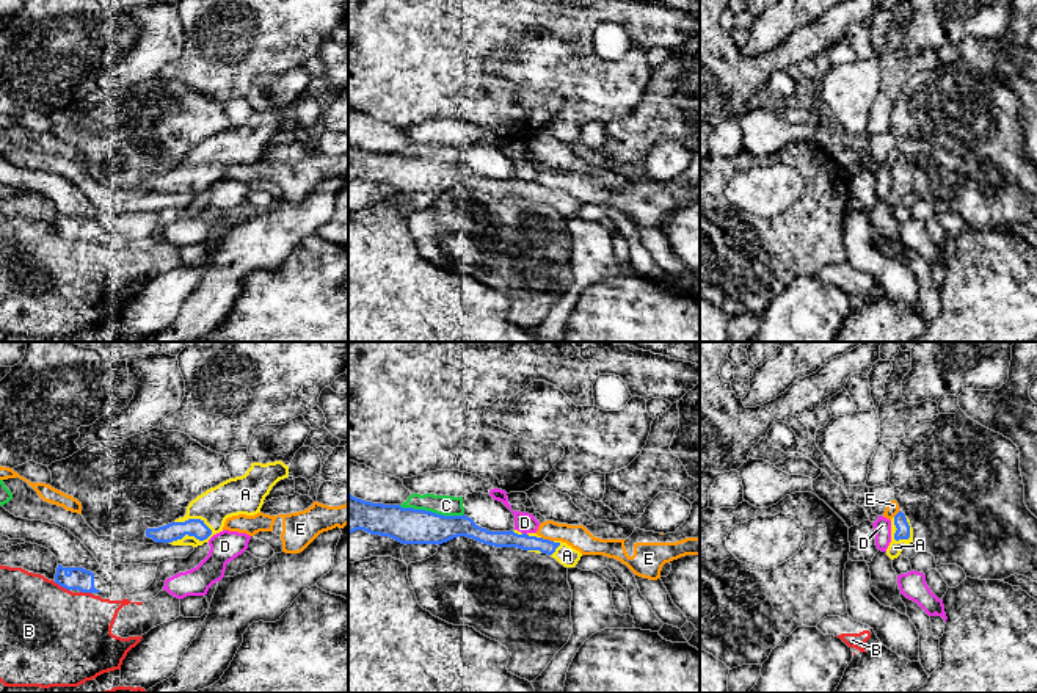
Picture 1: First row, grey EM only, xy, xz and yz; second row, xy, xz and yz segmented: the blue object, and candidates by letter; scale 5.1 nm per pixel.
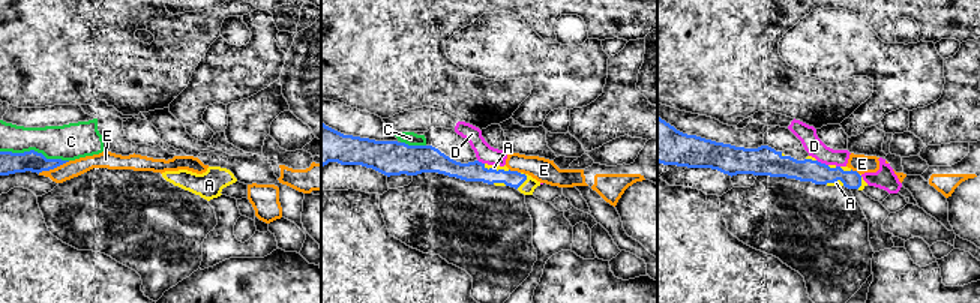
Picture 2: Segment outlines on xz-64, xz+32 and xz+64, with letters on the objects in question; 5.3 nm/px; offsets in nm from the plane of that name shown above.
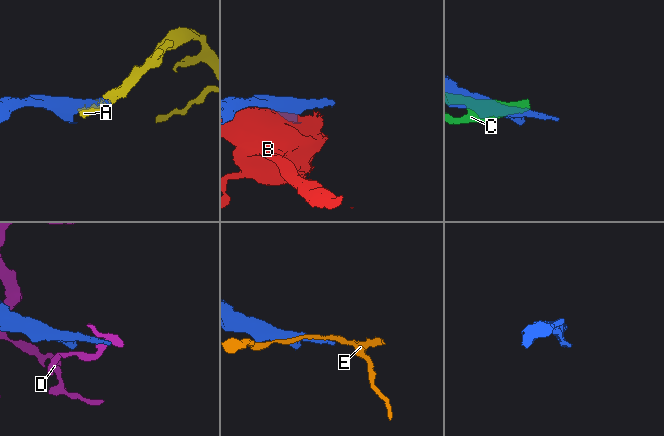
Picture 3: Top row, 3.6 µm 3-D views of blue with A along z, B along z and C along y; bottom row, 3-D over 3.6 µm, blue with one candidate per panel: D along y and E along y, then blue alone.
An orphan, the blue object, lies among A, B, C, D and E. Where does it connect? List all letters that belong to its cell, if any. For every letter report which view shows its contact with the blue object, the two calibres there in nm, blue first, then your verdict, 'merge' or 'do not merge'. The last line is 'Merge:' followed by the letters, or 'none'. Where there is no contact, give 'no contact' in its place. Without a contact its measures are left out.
A: xy | 100/180 nm | merge
B: xy | 120/480 nm | do not merge
C: xz | 190/110 nm | do not merge
D: xz | 80/110 nm | do not merge
E: xz | 80/120 nm | do not merge
Merge: A

